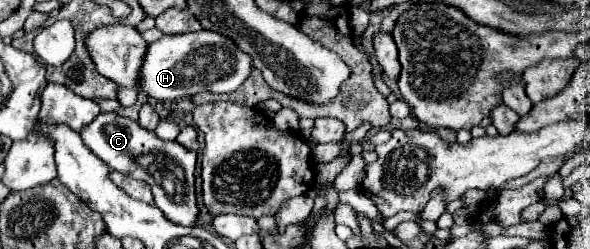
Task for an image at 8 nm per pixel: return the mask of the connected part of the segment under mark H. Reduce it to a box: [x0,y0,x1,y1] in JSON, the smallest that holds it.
[136,30,252,100]

